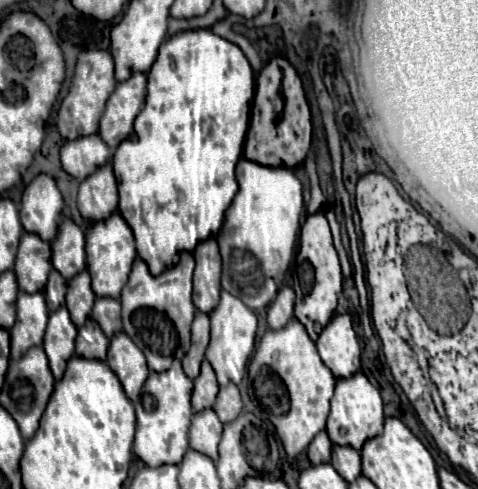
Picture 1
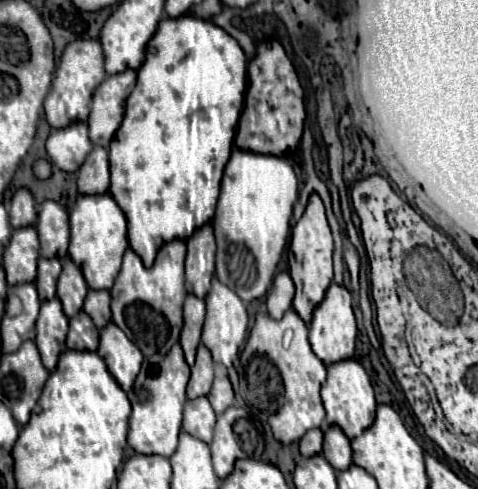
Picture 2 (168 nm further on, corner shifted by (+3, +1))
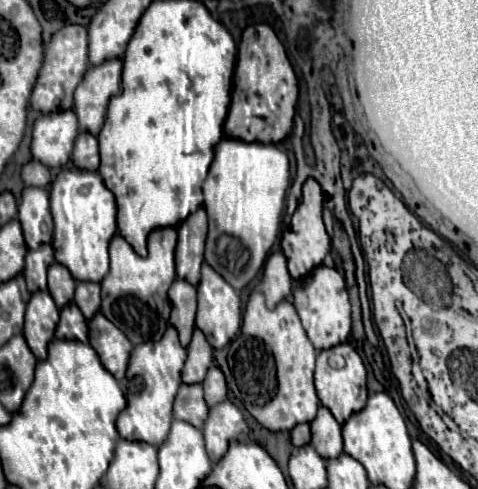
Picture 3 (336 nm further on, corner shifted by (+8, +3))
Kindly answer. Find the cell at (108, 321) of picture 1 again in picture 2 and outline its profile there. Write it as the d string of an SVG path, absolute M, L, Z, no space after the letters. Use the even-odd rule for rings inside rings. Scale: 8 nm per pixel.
M91 289L89 295L87 295L87 299L85 299L83 311L93 319L93 323L95 323L97 329L103 329L111 321L109 303L111 303L109 291L93 291Z

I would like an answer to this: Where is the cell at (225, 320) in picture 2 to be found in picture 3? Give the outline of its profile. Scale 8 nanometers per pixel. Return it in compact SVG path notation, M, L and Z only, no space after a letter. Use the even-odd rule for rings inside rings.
M202 265L202 277L198 283L198 313L196 313L196 327L208 337L208 343L216 349L224 347L240 329L242 313L240 313L240 297L236 291L208 265Z

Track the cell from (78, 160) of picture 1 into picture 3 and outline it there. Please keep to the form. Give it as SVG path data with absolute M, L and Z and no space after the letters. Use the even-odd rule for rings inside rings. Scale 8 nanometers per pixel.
M72 109L38 115L32 129L32 157L46 167L64 167L72 155L78 121Z

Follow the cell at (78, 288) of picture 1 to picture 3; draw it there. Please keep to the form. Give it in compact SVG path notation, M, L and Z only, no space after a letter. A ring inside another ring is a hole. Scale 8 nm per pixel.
M52 263L48 267L48 291L58 309L62 309L66 303L72 301L74 289L76 289L76 281L68 273L68 269L64 269L64 265L60 263Z

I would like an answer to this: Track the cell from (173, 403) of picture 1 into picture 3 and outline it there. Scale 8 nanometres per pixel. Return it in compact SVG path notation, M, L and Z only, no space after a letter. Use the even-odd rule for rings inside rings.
M168 325L160 341L140 343L132 349L126 375L120 381L126 397L126 407L120 411L116 419L120 437L128 441L148 441L150 445L156 447L160 445L160 441L164 441L164 437L168 437L172 421L172 403L180 387L180 371L184 361L186 361L186 349L180 345L178 333L172 325Z

